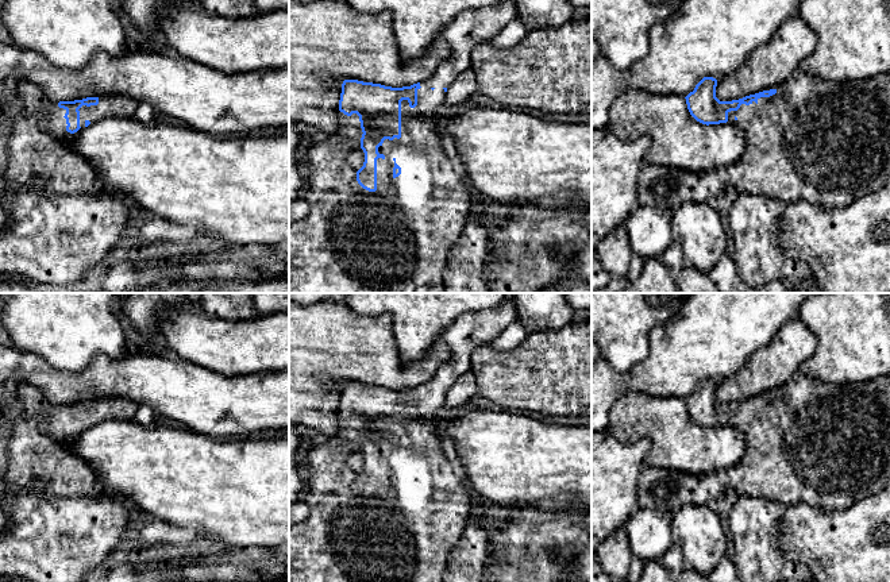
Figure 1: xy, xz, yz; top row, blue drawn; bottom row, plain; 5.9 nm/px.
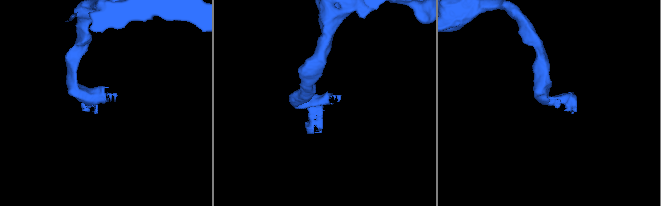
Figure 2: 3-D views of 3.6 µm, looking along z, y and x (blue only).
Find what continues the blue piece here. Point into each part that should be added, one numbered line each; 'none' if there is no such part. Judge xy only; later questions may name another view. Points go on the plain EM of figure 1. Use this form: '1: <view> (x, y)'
1: xy (34, 455)

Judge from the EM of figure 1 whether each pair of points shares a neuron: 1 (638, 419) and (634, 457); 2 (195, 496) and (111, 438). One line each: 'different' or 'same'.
1: different
2: same

